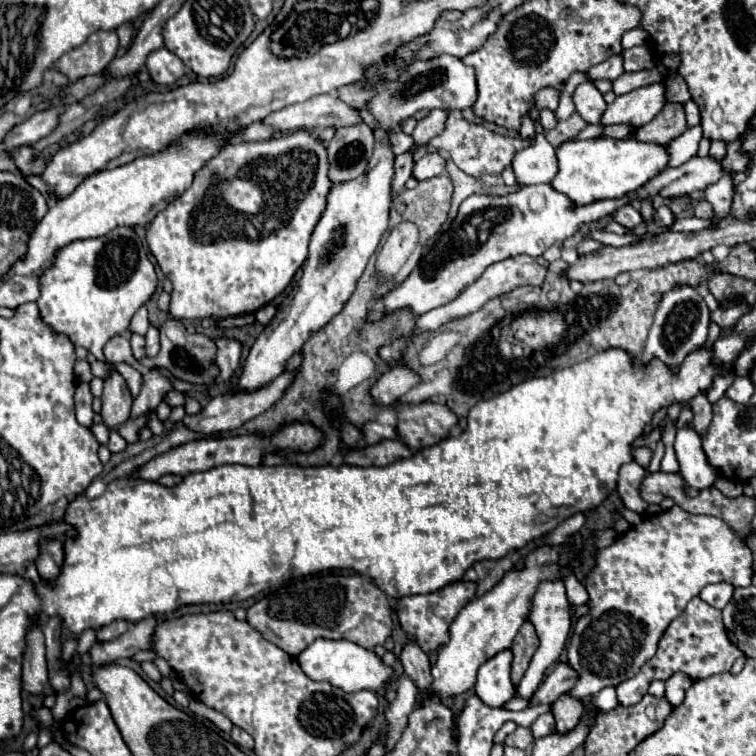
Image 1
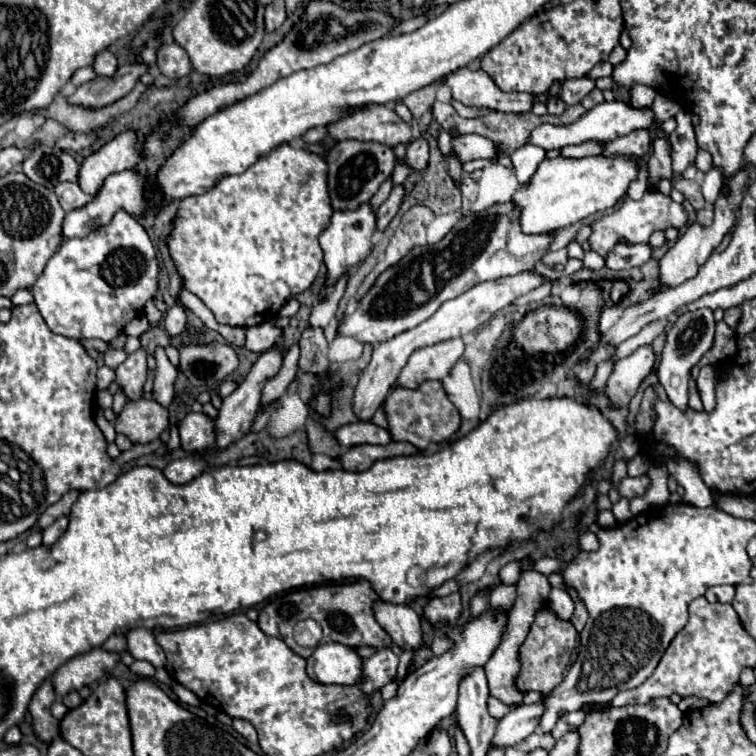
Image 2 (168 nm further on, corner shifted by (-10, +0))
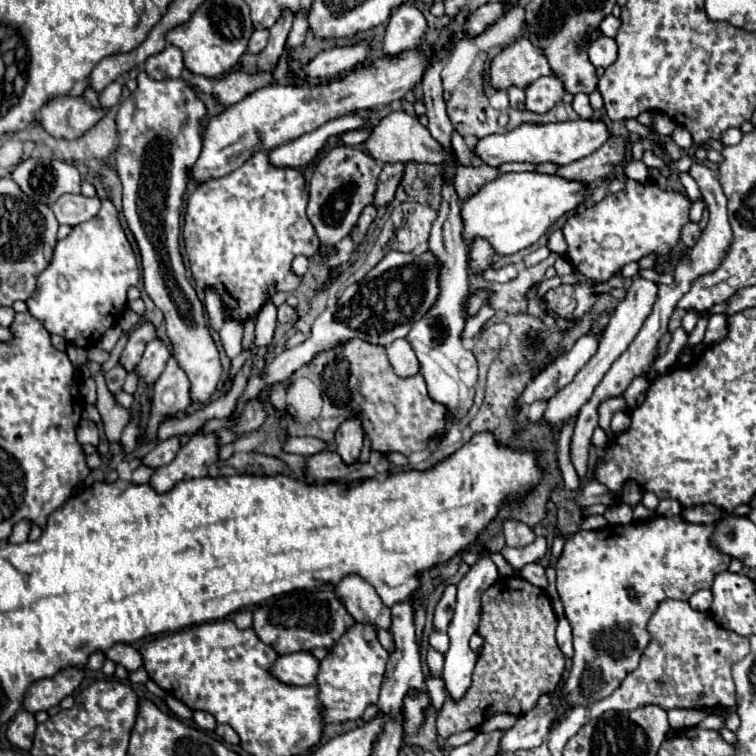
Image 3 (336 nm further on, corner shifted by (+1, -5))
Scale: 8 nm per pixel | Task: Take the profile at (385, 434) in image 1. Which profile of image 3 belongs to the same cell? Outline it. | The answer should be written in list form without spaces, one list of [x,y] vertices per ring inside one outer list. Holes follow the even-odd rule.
[[[286,437],[286,441],[284,441],[284,451],[300,453],[304,457],[316,455],[326,449],[328,449],[328,443],[322,439],[316,439],[316,437]]]

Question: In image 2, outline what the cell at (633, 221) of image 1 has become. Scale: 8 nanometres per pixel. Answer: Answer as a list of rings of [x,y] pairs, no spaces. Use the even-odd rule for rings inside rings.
[[[651,188],[645,192],[645,196],[641,200],[631,200],[631,198],[625,198],[623,204],[611,212],[611,214],[605,214],[603,218],[595,220],[591,224],[591,236],[589,236],[589,244],[591,244],[591,250],[595,250],[599,256],[607,258],[609,250],[621,242],[621,238],[627,242],[627,244],[647,244],[649,242],[649,236],[655,232],[655,230],[667,230],[667,228],[677,228],[677,230],[683,230],[687,226],[687,210],[683,208],[683,204],[677,204],[673,202],[669,196],[661,194],[659,190]]]

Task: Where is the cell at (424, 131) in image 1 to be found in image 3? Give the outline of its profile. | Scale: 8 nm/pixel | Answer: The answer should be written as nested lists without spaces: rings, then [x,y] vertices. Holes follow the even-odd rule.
[[[386,163],[380,177],[378,177],[378,189],[376,189],[376,197],[374,203],[378,207],[390,203],[394,199],[394,193],[400,185],[404,177],[404,163]]]

